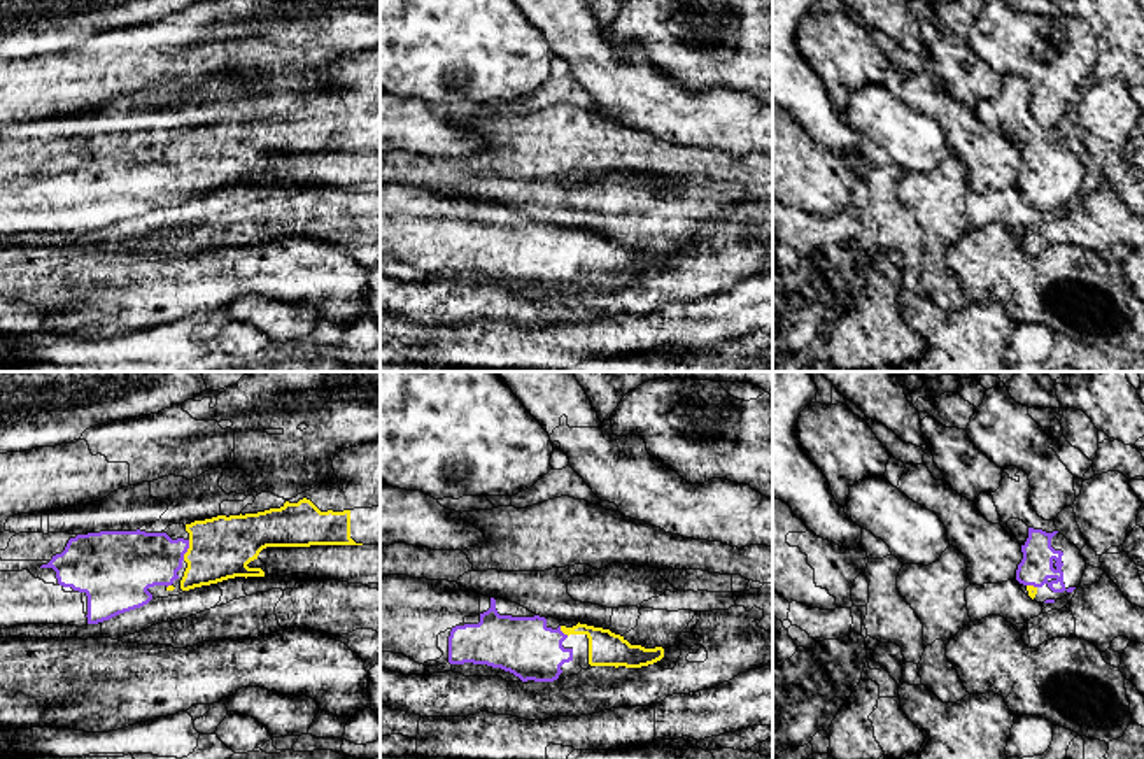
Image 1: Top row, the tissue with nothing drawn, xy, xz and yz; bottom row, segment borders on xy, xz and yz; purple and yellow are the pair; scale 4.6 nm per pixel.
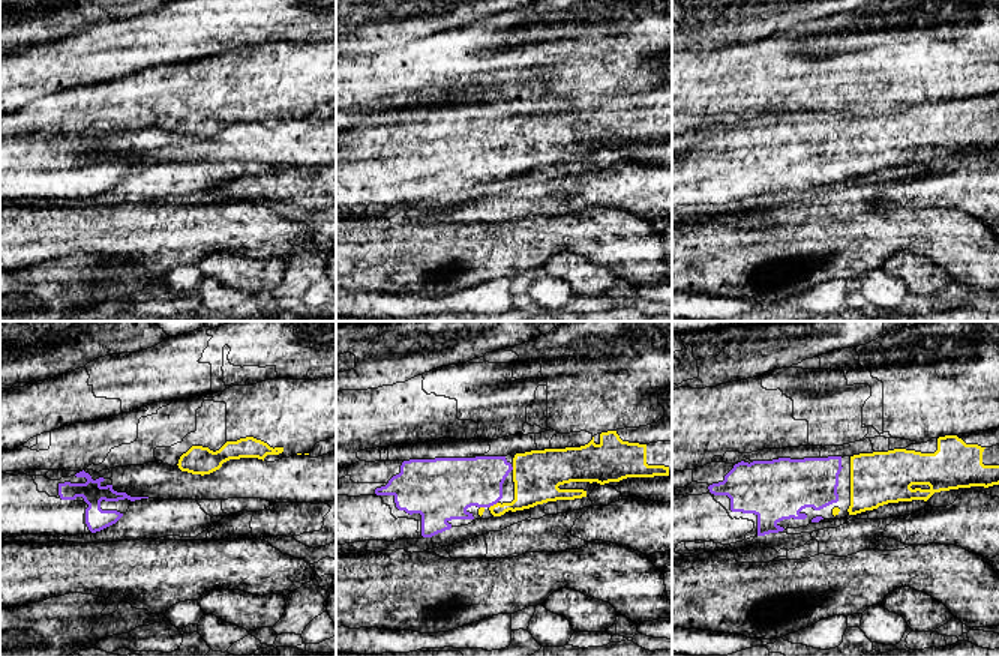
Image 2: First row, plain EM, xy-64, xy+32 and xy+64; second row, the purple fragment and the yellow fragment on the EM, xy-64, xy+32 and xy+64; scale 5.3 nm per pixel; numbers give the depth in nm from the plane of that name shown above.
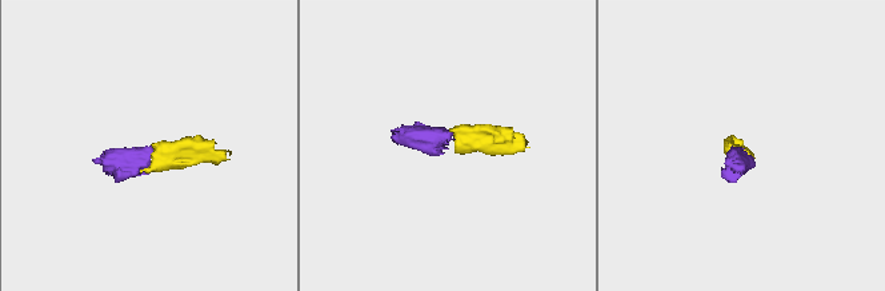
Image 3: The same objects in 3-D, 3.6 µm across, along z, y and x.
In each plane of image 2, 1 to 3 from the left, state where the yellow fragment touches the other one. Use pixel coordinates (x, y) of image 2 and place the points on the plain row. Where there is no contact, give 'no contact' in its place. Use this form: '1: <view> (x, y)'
1: no contact
2: xy+32 (492, 168)
3: no contact

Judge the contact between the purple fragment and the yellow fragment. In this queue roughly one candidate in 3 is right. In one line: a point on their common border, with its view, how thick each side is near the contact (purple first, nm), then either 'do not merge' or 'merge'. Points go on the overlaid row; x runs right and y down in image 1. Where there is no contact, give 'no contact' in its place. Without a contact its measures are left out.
xy (186, 551) | 280/280 nm | merge

